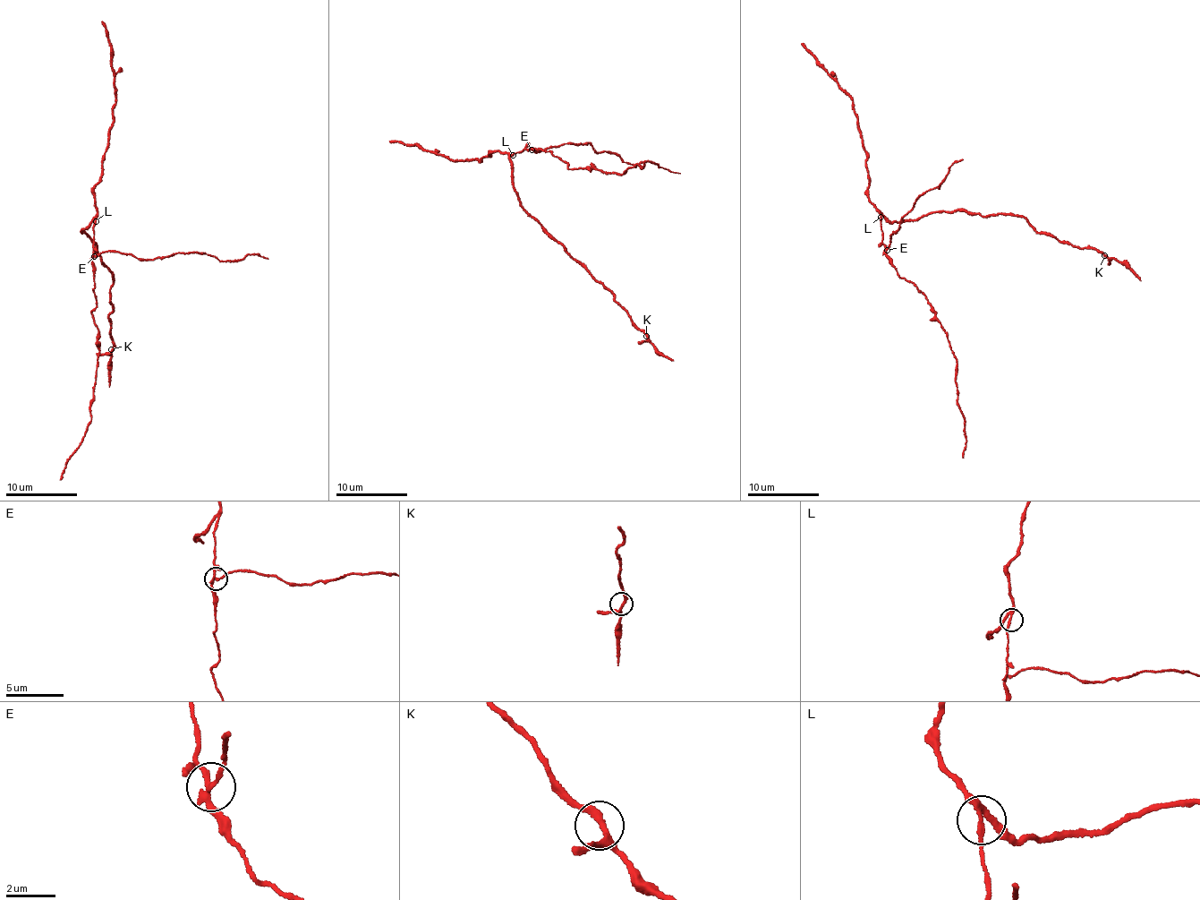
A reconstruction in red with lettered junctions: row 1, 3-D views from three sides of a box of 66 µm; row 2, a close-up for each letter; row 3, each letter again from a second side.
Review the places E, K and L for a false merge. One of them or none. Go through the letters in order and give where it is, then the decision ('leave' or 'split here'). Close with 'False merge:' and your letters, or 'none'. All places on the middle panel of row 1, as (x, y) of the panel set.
E: place (531, 150); split here
K: place (646, 336); leave
L: place (513, 155); leave
False merge: E

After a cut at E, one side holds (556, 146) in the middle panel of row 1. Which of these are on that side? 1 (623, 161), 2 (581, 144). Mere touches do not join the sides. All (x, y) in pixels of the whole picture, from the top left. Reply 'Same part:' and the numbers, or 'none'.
Same part: 1, 2

